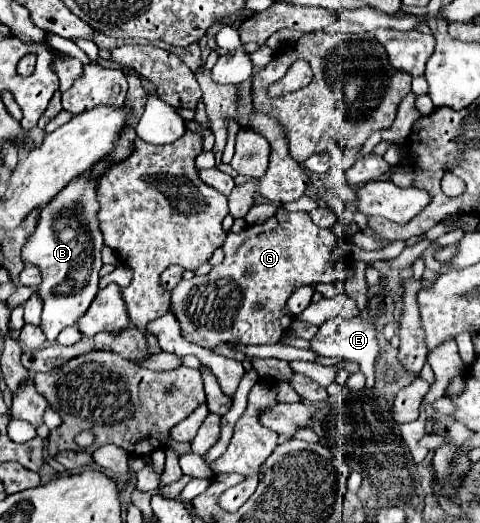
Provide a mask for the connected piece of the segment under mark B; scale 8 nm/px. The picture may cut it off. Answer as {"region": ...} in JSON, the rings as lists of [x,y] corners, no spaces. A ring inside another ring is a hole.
{"region":[[[83,173],[41,209],[35,235],[31,235],[23,249],[23,261],[27,265],[37,265],[43,275],[43,283],[39,285],[39,293],[43,297],[41,329],[49,341],[55,341],[65,327],[77,325],[99,291],[97,283],[99,269],[103,265],[103,235],[99,231],[99,221],[95,219],[95,211],[99,207],[95,205],[97,179],[87,181],[87,175],[89,173]]]}

